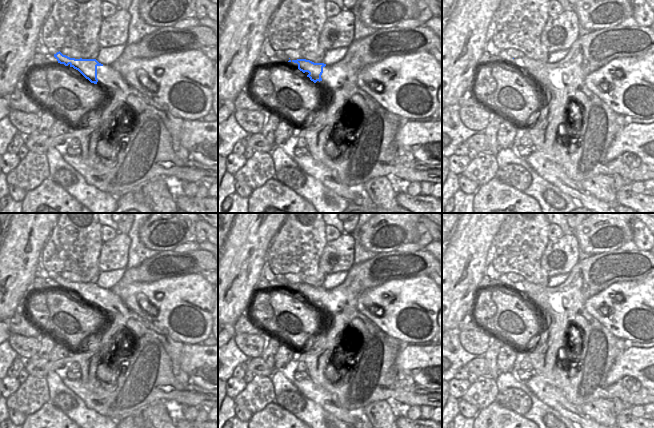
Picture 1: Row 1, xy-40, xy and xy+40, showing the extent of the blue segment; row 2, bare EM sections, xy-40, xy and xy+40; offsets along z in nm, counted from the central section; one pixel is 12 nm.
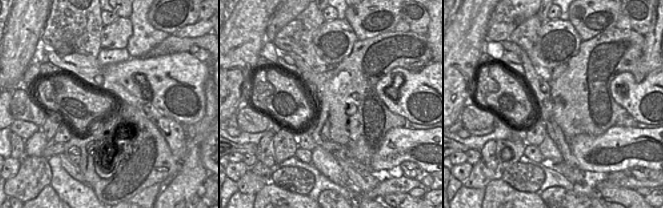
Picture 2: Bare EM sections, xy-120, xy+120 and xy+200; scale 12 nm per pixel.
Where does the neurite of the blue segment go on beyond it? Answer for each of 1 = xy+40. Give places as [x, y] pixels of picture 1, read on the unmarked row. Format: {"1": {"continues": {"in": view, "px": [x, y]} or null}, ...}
{"1": {"continues": null}}

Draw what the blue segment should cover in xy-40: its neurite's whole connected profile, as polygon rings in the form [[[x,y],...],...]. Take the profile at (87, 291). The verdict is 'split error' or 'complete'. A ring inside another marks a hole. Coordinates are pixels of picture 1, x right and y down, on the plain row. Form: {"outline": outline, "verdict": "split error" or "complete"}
{"outline": [[[60,275],[54,278],[54,281],[57,283],[58,287],[73,291],[91,307],[97,308],[97,291],[103,290],[103,288],[99,287],[96,283],[70,282],[63,279]]], "verdict": "complete"}

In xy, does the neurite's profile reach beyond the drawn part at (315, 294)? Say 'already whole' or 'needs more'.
already whole

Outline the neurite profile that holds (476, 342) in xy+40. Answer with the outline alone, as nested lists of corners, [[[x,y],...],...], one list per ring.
[[[479,326],[475,330],[460,331],[460,344],[465,351],[472,355],[484,355],[489,348],[492,335]]]

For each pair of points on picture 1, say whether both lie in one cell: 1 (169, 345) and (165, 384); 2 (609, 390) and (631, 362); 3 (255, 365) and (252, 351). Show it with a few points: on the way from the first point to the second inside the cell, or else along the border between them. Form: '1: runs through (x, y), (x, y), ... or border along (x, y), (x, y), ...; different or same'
1: border along (155, 334), (170, 359), (174, 377); different
2: border along (616, 359), (607, 373), (607, 384); different
3: border along (259, 357), (249, 359); different

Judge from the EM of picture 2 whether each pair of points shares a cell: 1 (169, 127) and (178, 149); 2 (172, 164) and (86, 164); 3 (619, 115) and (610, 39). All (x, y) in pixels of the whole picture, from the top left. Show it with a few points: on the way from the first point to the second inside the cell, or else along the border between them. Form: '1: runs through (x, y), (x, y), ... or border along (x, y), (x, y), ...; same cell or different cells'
1: runs through (173, 132), (177, 144); same cell
2: runs through (149, 164), (142, 166), (125, 183), (104, 183); same cell
3: runs through (592, 119), (584, 105), (585, 73), (588, 60); same cell

